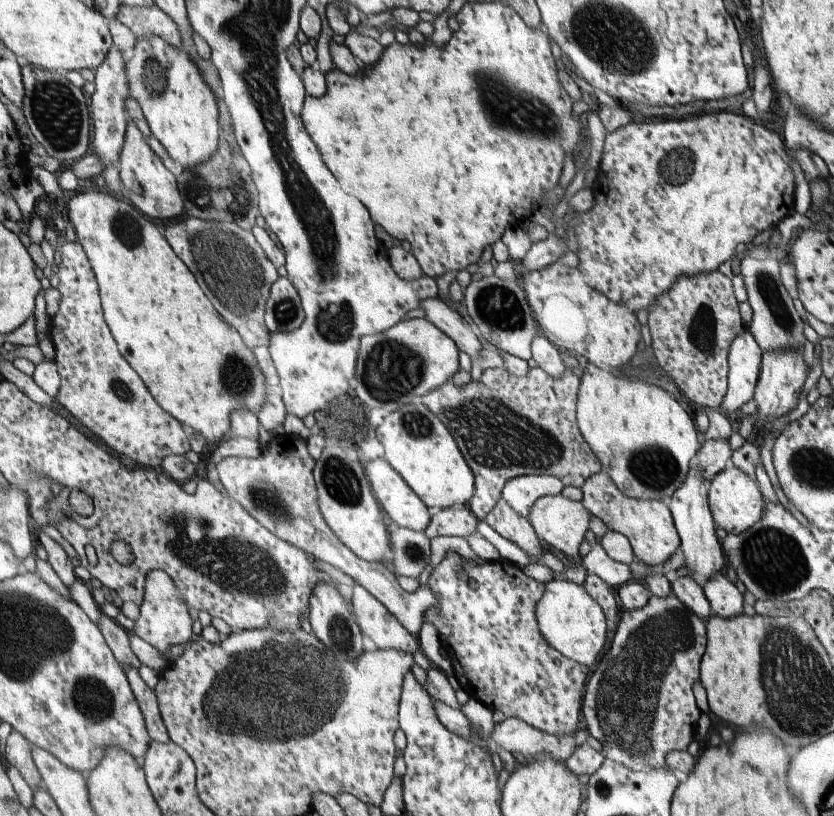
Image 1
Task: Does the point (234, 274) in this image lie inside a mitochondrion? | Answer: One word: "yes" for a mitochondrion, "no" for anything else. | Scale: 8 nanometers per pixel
yes

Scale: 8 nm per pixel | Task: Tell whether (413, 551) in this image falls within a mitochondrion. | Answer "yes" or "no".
yes

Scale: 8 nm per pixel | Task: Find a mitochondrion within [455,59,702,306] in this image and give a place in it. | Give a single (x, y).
(522, 113)

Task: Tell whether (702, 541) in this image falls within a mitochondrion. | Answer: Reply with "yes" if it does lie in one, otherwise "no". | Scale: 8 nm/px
no

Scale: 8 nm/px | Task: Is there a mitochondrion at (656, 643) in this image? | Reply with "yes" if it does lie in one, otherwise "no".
yes

